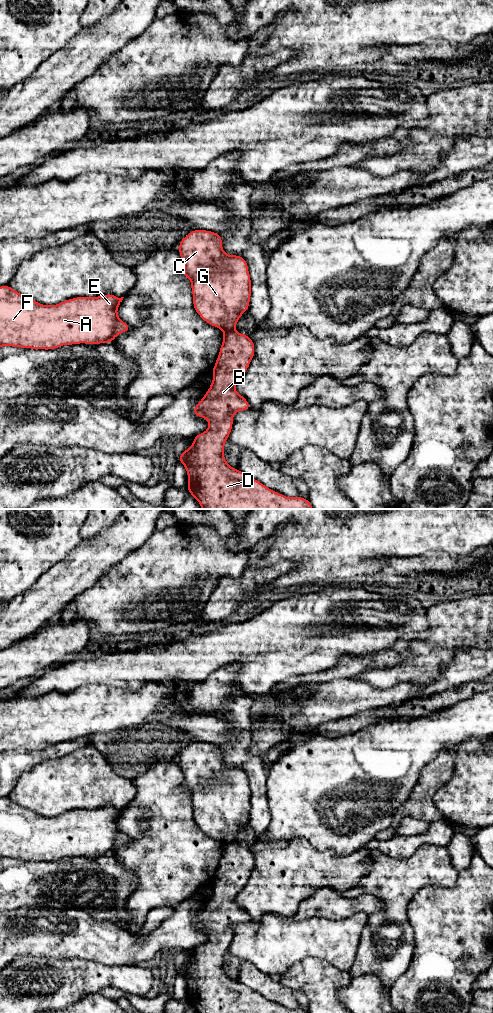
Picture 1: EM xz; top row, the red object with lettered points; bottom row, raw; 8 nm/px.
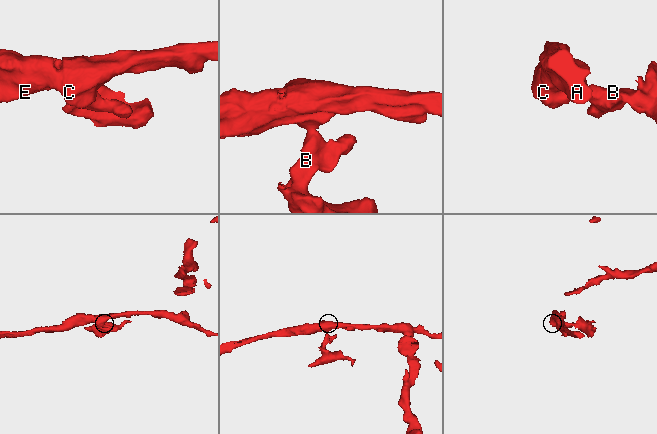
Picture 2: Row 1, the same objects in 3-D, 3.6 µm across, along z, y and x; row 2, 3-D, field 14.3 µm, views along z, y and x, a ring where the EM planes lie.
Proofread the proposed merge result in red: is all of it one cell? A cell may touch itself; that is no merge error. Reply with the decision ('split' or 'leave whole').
split

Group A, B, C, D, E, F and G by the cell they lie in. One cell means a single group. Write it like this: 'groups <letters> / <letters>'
groups A C E F G / B D

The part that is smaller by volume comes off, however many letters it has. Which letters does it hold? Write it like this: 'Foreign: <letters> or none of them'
Foreign: B, D

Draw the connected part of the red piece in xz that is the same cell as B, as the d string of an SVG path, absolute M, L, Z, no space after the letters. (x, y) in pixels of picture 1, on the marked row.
M231 331L224 333L223 342L215 366L213 382L200 402L193 408L195 416L207 419L208 429L193 438L193 444L179 456L186 468L187 489L202 509L313 509L308 499L286 497L258 480L232 468L224 458L224 445L233 426L233 416L238 411L251 408L248 401L235 391L235 385L247 371L255 354L254 342L247 335Z

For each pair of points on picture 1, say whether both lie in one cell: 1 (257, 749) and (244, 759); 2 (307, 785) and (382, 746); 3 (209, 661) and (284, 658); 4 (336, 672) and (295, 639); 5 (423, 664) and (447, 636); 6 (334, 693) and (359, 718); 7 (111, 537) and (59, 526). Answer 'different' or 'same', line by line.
1: different
2: same
3: same
4: different
5: different
6: different
7: different

